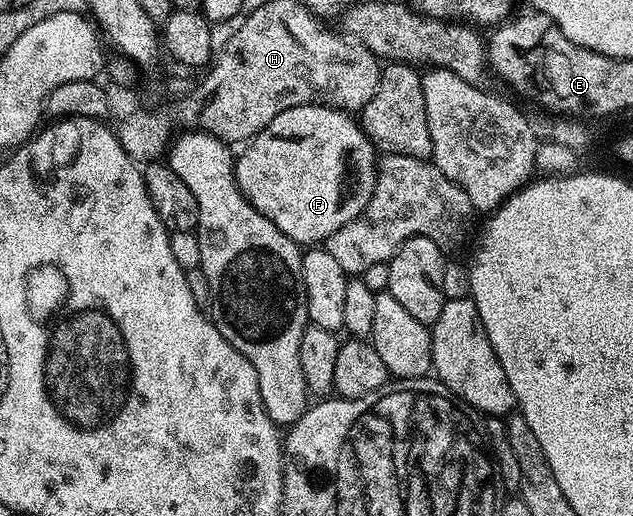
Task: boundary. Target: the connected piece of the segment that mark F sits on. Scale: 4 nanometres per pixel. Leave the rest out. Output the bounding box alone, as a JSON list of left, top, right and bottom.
[233,103,379,245]

